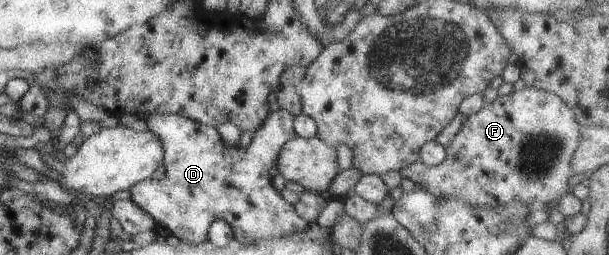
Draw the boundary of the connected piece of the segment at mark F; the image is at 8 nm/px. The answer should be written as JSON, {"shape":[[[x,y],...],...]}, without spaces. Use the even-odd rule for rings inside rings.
{"shape":[[[524,86],[505,96],[496,95],[493,100],[486,101],[477,113],[466,116],[453,139],[444,145],[446,157],[438,165],[426,167],[416,161],[408,163],[399,172],[386,171],[379,176],[388,189],[398,187],[400,179],[410,179],[434,197],[456,197],[480,207],[500,207],[512,199],[520,199],[534,210],[542,212],[547,208],[548,221],[556,225],[564,221],[557,205],[568,193],[568,178],[572,176],[570,159],[578,147],[578,126],[572,111],[556,94]]]}

